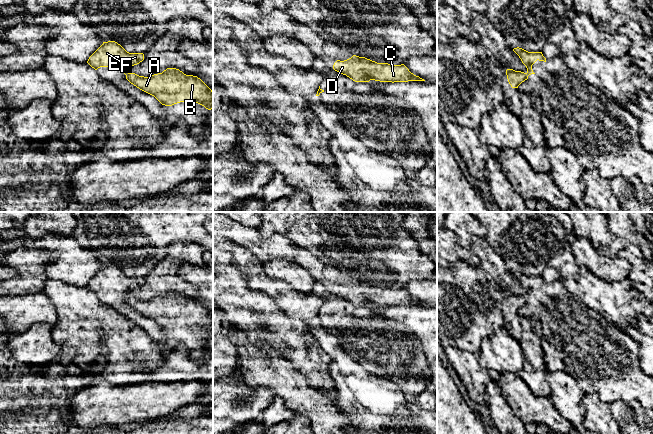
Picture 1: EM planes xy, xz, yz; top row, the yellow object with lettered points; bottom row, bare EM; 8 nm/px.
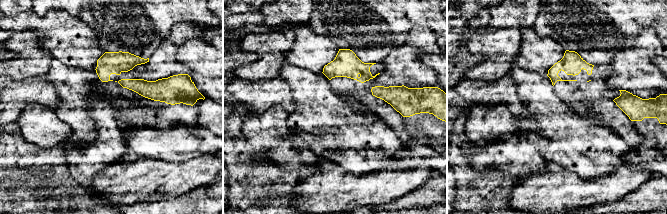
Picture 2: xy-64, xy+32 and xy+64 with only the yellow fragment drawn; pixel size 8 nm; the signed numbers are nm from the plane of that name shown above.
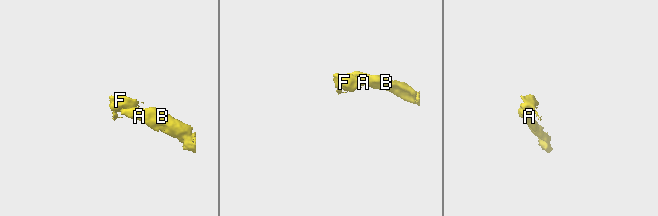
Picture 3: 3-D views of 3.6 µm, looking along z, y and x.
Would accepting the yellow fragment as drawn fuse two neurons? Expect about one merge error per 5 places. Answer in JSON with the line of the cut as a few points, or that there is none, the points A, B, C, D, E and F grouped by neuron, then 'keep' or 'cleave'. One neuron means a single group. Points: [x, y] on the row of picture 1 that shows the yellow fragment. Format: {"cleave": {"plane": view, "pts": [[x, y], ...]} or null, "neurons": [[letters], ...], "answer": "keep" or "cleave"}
{"cleave": {"plane": "xy", "pts": [[128, 73], [126, 76]]}, "neurons": [["A", "B", "C", "D"], ["E", "F"]], "answer": "cleave"}

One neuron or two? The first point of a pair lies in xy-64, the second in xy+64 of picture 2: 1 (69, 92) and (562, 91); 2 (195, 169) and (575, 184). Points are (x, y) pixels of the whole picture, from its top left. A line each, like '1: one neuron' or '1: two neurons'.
1: two neurons
2: one neuron

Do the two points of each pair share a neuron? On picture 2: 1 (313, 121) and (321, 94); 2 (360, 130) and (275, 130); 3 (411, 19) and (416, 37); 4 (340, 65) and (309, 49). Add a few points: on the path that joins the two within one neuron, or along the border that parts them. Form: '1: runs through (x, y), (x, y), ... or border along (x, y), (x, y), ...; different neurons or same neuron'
1: runs through (318, 114), (316, 105), (319, 101); same neuron
2: border along (288, 114), (287, 125), (294, 132); different neurons
3: border along (412, 29), (404, 36), (404, 41), (395, 46); different neurons
4: border along (339, 48), (336, 56), (324, 66), (321, 72); different neurons

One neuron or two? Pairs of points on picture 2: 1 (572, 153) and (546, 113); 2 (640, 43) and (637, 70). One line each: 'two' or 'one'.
1: one
2: one

